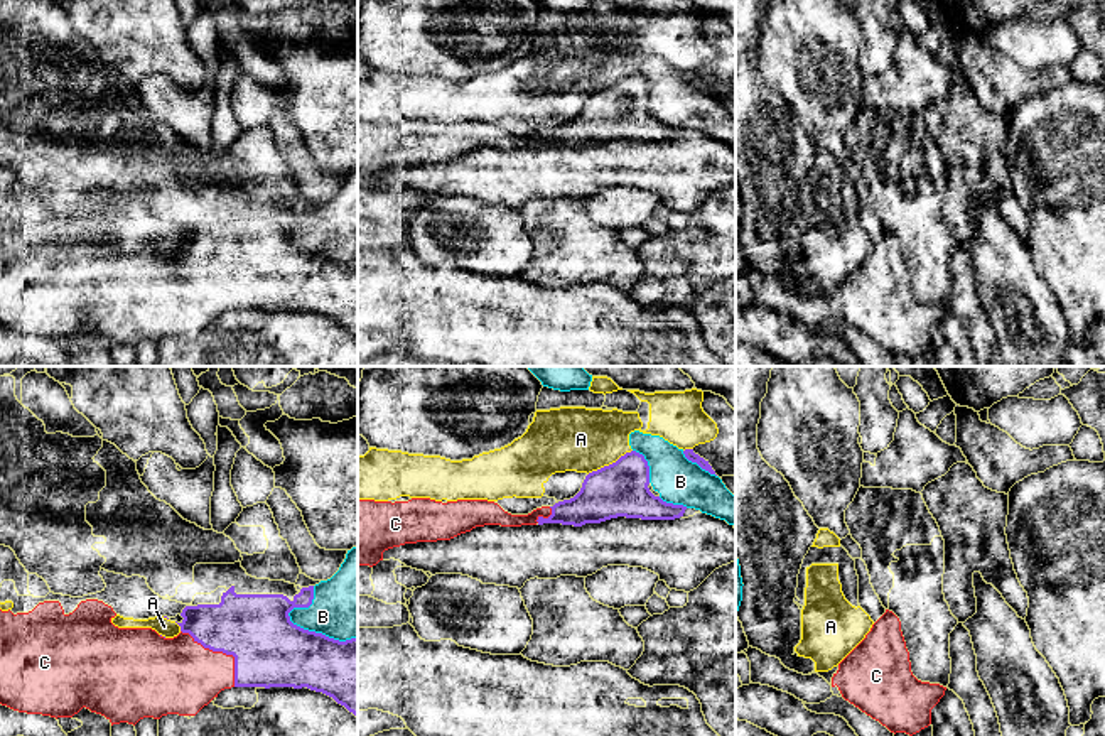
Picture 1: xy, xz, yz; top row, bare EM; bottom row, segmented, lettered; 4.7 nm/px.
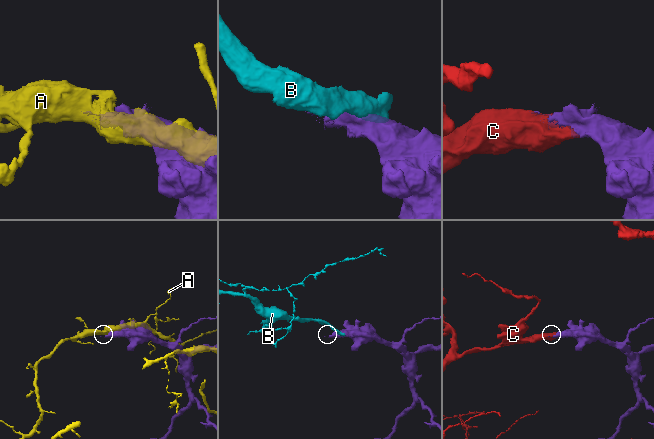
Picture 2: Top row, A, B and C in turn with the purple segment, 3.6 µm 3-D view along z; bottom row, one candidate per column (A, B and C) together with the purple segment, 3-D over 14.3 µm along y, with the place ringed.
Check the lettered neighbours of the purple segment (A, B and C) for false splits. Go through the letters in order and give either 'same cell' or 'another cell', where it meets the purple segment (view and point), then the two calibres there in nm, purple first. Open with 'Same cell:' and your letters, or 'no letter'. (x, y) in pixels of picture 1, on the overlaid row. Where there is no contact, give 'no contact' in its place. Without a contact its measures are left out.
Same cell: C
A: another cell | xz (609, 465) | 260/300 nm
B: another cell | xy (321, 633) | 340/340 nm
C: same cell | xy (221, 650) | 340/360 nm

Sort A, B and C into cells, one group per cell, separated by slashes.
A / B / C

